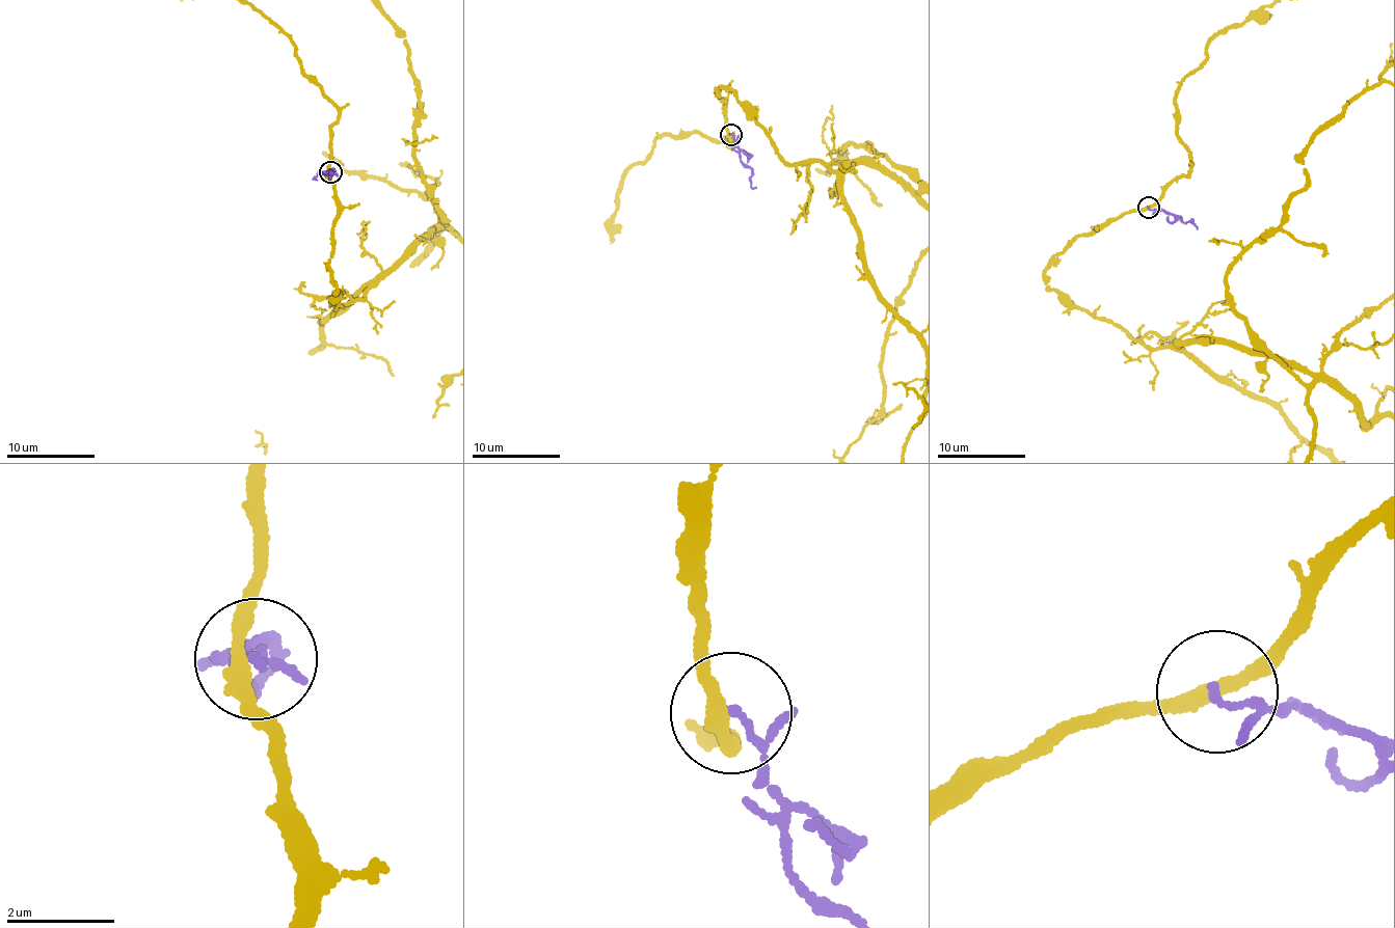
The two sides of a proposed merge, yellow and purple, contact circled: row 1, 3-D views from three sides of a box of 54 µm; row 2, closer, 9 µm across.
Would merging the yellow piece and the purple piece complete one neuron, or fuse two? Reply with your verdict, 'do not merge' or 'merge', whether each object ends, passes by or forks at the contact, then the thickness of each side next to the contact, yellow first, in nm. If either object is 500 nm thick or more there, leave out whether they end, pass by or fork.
do not merge; yellow passes by; purple passes by; calibres 280 and 90 nm

